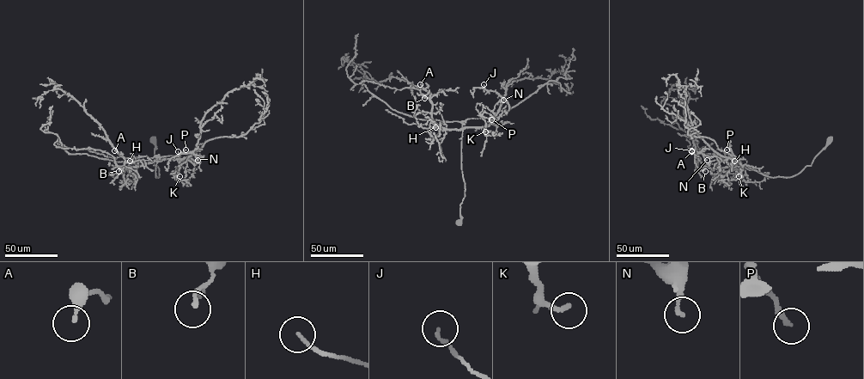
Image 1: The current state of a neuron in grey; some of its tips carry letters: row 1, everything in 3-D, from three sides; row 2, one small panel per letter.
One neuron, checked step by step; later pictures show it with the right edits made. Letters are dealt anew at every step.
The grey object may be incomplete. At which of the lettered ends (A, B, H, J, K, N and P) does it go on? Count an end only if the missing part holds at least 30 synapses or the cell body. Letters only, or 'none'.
K, P

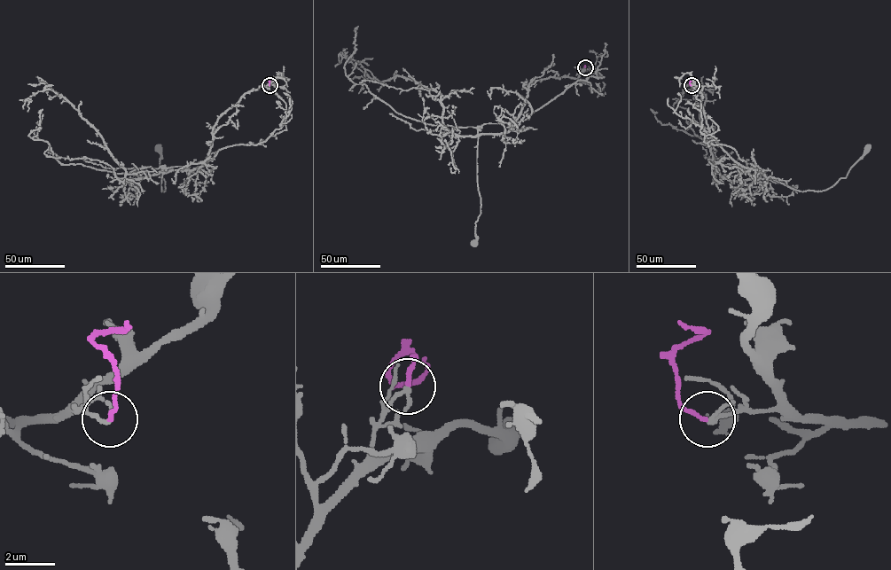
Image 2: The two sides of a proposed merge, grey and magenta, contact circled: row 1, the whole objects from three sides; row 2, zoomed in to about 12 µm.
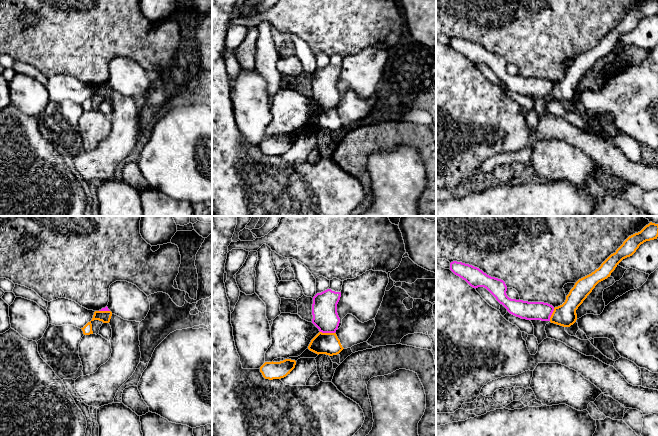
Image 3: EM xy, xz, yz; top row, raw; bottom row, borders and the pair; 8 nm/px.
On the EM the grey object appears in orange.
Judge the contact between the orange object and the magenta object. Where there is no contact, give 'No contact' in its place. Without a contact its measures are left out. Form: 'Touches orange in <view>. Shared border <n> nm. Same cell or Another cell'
Touches orange in xz. Shared border 120 nm. Another cell

